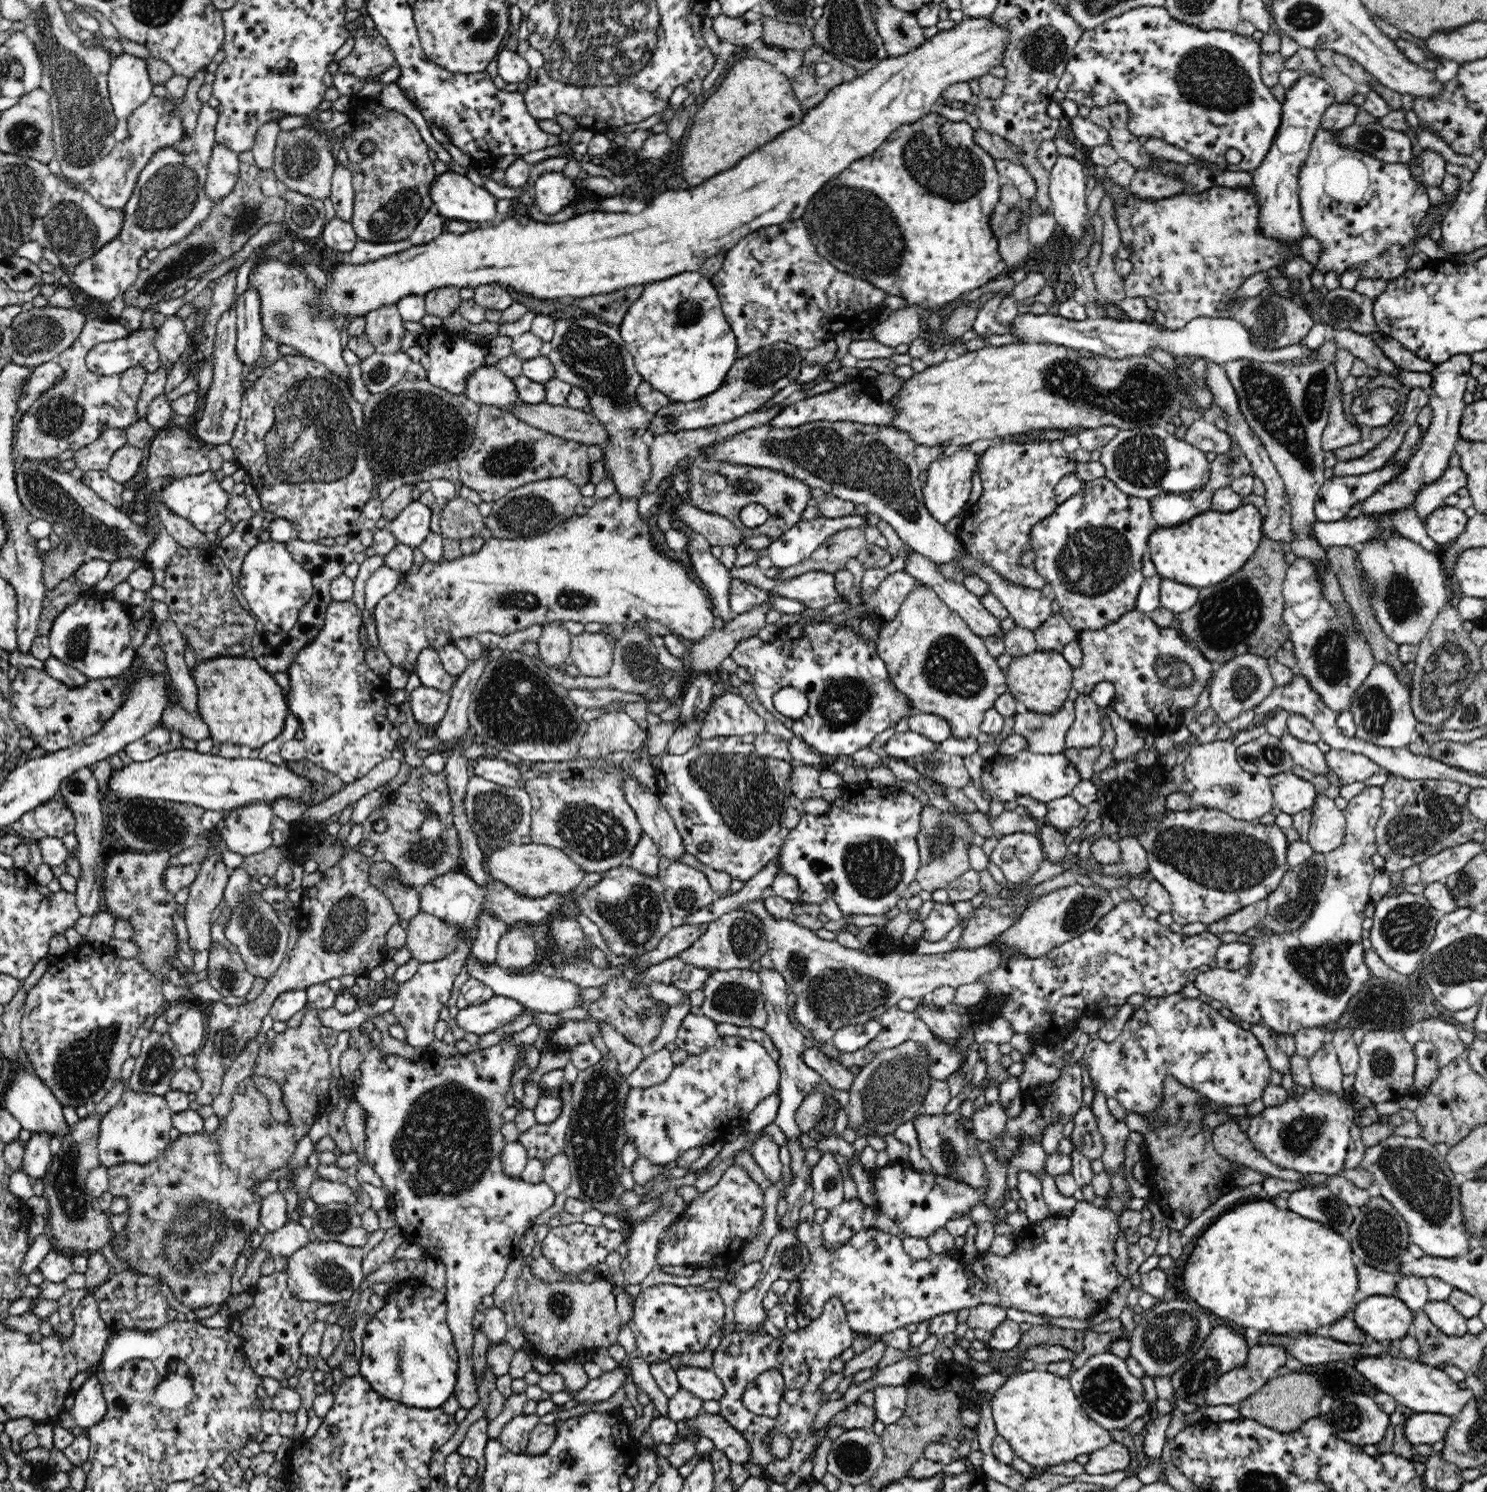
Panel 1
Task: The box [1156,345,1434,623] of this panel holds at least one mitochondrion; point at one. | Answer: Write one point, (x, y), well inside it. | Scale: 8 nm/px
(1266, 394)

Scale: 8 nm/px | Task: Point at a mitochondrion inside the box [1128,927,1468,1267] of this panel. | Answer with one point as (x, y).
(1412, 1173)

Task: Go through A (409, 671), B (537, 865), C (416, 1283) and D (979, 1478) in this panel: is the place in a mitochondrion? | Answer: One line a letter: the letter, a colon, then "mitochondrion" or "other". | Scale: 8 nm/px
A: other
B: other
C: other
D: other

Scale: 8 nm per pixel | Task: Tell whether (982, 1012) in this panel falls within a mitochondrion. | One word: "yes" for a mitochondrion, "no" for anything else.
no

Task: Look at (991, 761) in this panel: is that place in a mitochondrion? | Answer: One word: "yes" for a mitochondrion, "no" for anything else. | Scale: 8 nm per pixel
no

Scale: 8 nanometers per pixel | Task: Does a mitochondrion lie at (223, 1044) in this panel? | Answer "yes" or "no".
yes

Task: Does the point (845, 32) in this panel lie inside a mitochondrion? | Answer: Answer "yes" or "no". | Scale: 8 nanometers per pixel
yes

